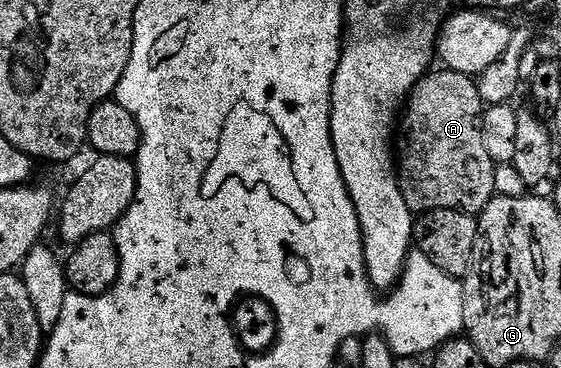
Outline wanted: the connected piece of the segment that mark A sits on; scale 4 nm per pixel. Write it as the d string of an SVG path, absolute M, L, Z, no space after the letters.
M447 69L436 70L429 70L427 75L420 78L402 111L404 152L399 152L398 155L402 197L406 197L406 205L414 213L434 209L479 213L496 195L494 177L498 166L486 150L486 137L482 137L482 121L486 104L480 95L479 82L473 76Z

